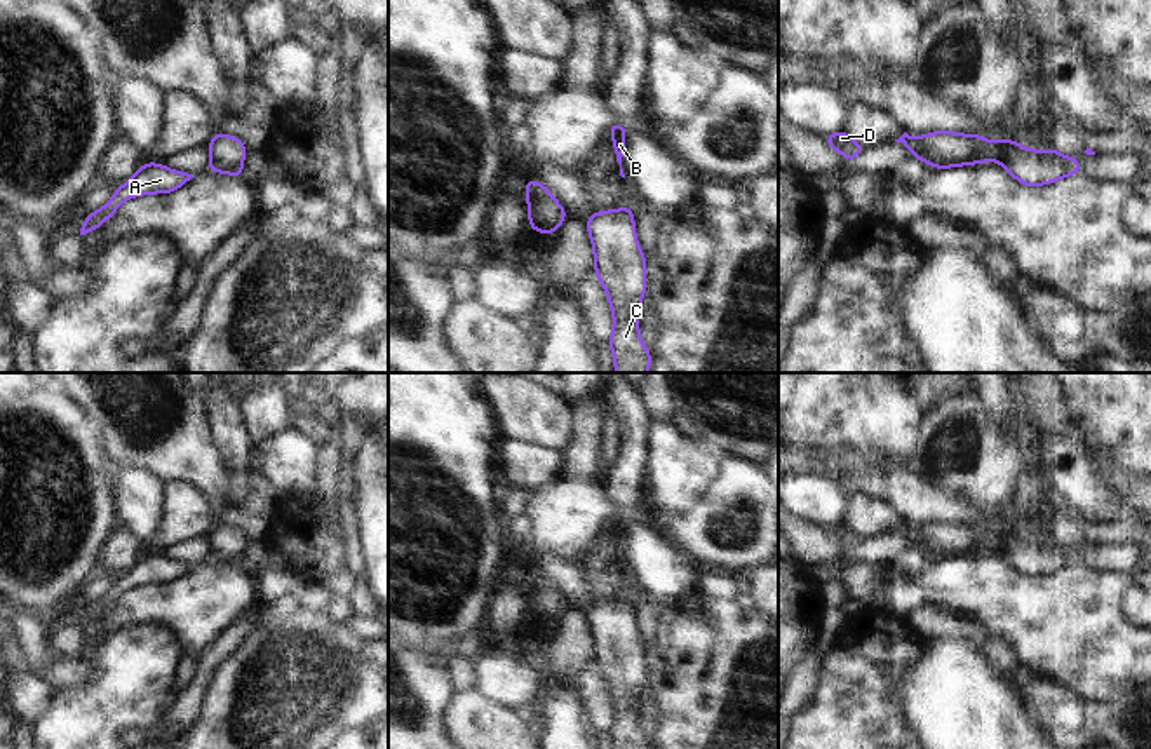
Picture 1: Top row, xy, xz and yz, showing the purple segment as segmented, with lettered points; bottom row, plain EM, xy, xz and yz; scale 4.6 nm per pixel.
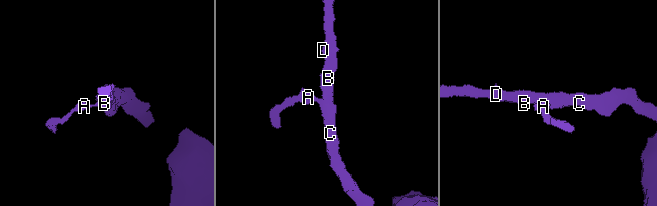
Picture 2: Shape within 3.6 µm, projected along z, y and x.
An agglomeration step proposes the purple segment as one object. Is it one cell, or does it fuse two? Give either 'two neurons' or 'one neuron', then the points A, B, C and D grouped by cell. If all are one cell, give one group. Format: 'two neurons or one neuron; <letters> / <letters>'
one neuron; A B C D

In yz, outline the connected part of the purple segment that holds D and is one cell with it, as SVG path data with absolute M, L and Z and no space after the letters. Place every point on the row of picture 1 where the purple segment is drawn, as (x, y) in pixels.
M846 131L822 138L832 150L841 153L848 162L858 157L865 148L858 145Z

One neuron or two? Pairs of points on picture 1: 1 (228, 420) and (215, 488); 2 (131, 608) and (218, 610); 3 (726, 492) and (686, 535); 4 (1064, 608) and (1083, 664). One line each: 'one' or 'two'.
1: two
2: one
3: one
4: one

